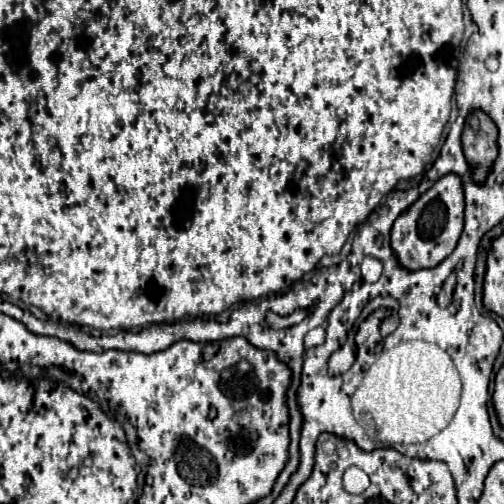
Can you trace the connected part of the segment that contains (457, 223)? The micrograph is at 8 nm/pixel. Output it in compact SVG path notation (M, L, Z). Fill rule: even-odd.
M456 173L440 177L426 193L422 193L394 223L392 249L406 269L436 267L456 247L464 225L464 189Z

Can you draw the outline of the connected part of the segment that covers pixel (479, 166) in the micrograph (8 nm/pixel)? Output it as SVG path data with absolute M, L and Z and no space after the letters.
M472 111L466 117L466 125L462 131L462 147L468 163L472 165L474 181L484 181L496 155L498 129L494 121L484 111Z

